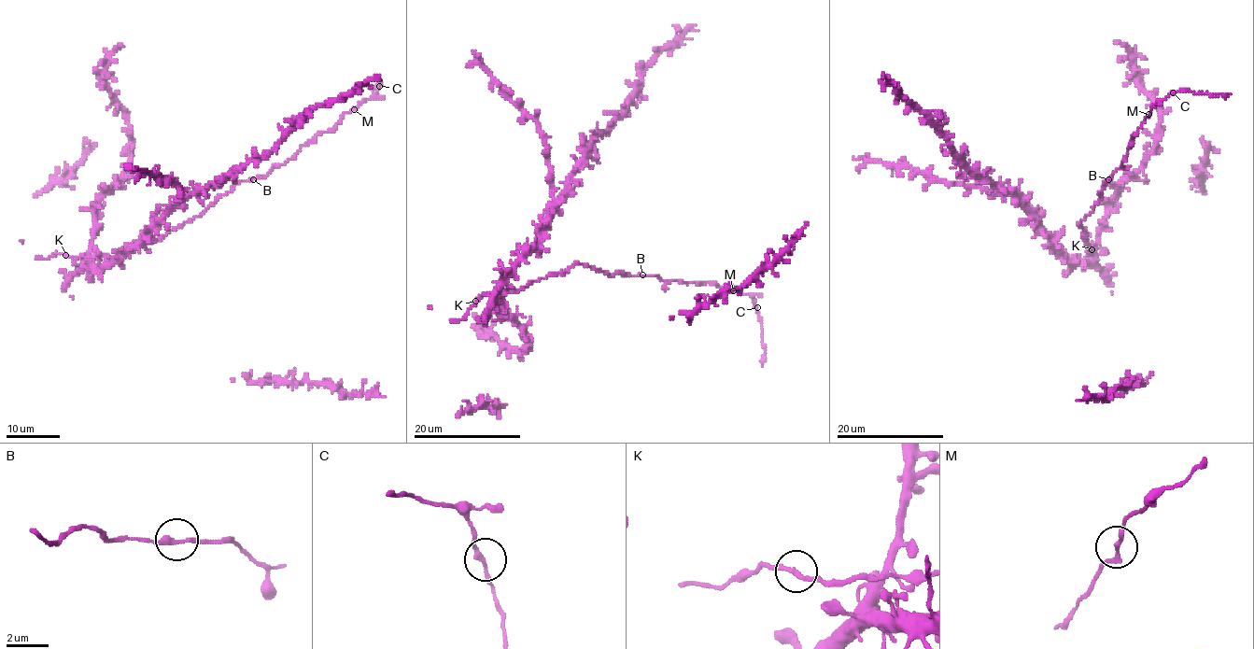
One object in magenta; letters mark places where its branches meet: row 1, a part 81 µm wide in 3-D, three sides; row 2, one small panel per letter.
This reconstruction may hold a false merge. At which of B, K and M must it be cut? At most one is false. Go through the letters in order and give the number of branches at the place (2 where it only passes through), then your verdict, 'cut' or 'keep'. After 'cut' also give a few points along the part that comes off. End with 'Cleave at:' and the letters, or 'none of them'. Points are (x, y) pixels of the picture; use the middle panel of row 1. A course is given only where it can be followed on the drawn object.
B: 2 branches meet; keep
K: 2 branches meet; keep
M: 2 branches meet; keep
Cleave at: none of them

